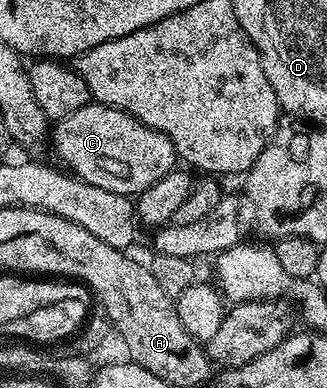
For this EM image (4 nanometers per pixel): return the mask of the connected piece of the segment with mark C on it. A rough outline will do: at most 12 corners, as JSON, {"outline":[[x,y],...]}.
{"outline":[[89,102],[54,121],[58,163],[134,197],[176,171],[164,132]]}

